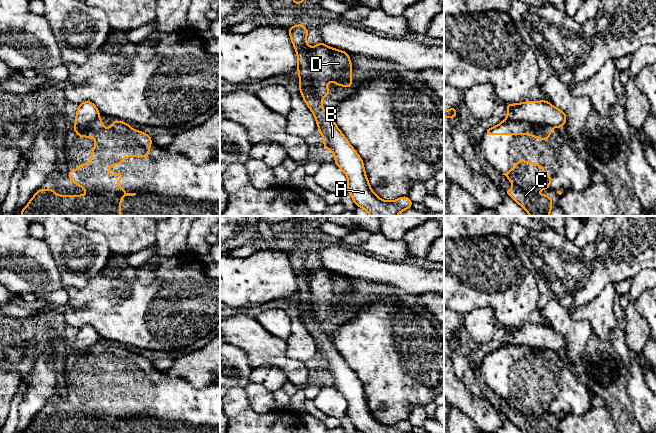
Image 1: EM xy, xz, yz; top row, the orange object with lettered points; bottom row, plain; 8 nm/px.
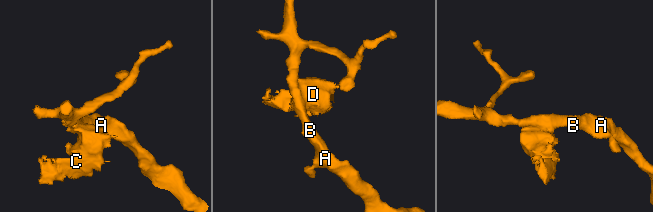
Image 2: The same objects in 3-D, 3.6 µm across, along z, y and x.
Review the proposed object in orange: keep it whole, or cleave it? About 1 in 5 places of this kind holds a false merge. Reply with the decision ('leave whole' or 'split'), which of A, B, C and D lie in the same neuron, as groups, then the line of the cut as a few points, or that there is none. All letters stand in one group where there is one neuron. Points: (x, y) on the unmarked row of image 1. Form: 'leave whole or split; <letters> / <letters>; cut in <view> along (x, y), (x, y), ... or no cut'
split; A B / C D; cut in xz along (308, 271), (310, 299), (314, 304), (314, 316), (321, 323)

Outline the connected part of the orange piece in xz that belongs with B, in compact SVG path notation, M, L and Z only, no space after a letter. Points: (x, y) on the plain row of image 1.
M297 248L287 253L297 277L300 318L313 337L318 355L323 361L325 373L334 378L335 388L348 402L346 414L357 431L363 433L409 433L412 425L403 420L394 425L380 423L371 413L363 384L347 365L334 346L331 337L322 332L322 323L314 316L315 304L311 300L309 270L306 260L310 257L304 249Z

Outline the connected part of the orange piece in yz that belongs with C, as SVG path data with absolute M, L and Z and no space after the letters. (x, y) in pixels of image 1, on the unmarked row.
M525 384L517 385L508 397L503 397L514 413L506 413L505 417L514 423L523 433L552 433L552 422L537 419L541 413L550 413L552 399L546 400L545 393L536 387Z

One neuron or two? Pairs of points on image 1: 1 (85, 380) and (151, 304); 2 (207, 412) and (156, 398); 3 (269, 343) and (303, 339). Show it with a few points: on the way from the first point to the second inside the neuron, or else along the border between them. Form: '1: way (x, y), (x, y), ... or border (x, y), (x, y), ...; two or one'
1: border (116, 343), (127, 347); two
2: way (194, 406), (169, 398); one
3: border (285, 340), (286, 355), (299, 361); two

